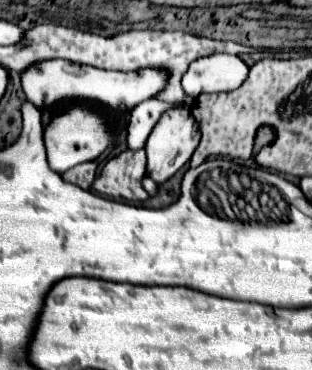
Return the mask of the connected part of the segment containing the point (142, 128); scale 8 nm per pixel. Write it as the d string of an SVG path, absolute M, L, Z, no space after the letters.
M144 100L130 112L130 122L128 122L128 148L132 152L142 150L146 144L148 134L160 120L160 116L170 110L170 108L188 108L188 104L166 104L160 100Z

